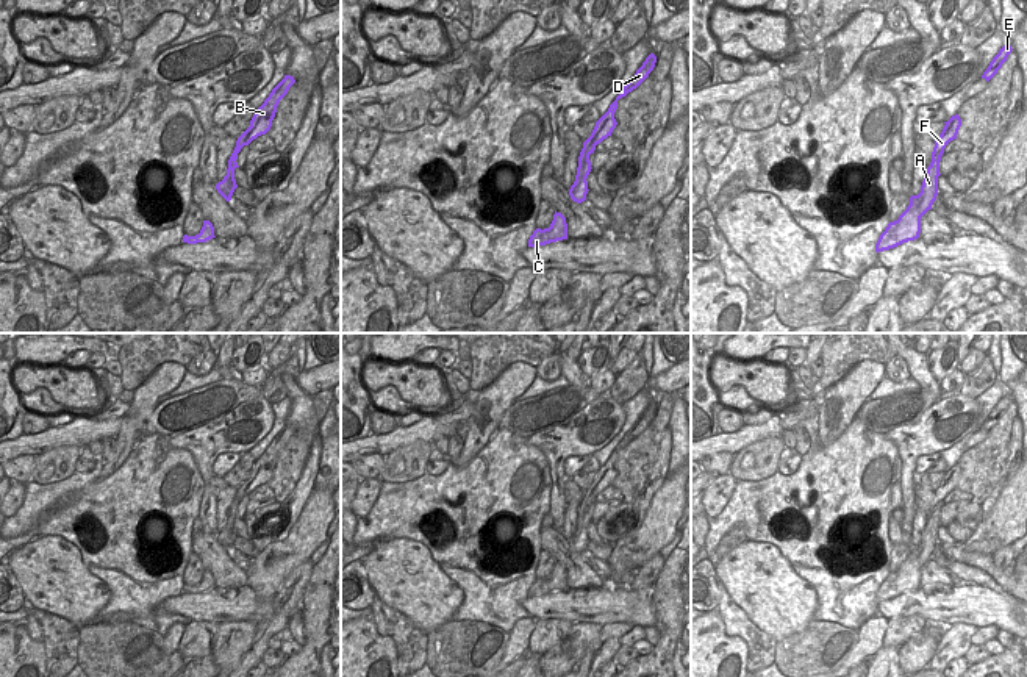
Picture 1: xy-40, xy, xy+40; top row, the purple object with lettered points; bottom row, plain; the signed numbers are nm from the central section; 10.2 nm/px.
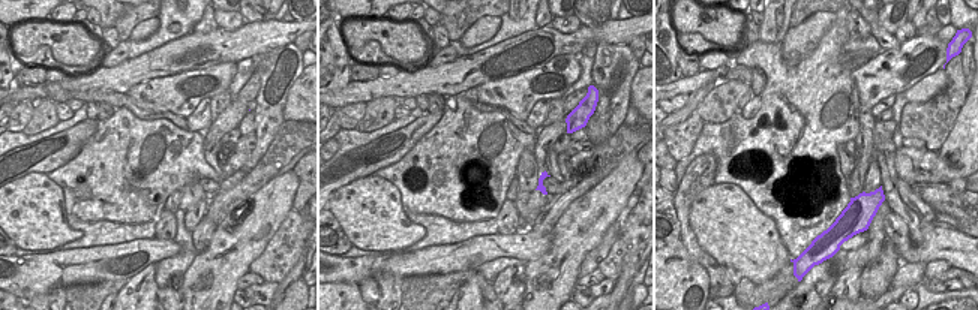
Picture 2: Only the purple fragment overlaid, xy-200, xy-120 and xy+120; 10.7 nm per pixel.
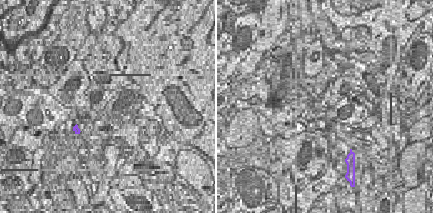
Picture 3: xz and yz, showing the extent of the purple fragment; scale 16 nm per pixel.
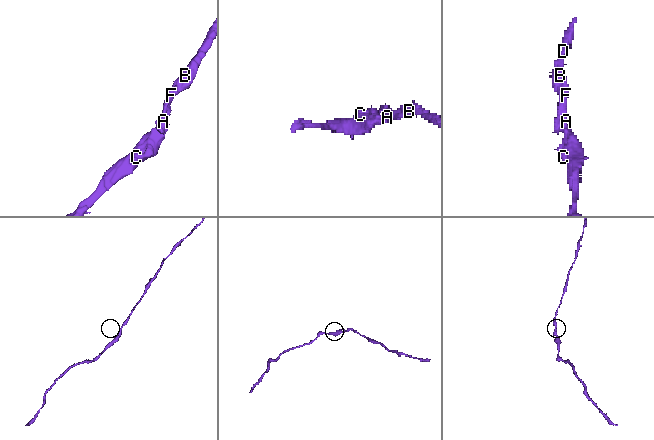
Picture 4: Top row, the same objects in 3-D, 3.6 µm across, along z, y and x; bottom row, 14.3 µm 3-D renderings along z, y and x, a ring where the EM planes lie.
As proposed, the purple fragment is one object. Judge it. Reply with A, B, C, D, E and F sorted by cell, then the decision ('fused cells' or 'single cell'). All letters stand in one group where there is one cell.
A B C D E F | single cell

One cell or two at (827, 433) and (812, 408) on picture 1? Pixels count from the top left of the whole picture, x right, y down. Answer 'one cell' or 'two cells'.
two cells

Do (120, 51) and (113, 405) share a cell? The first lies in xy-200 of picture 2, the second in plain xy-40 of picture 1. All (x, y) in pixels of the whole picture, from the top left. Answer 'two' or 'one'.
one

